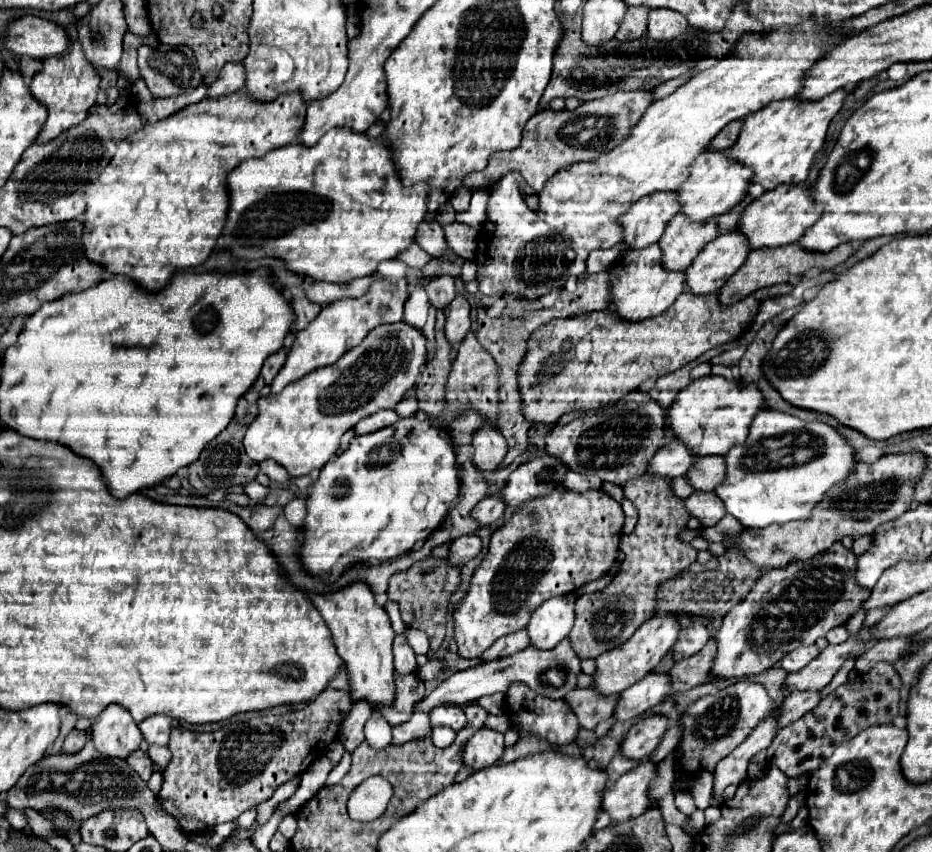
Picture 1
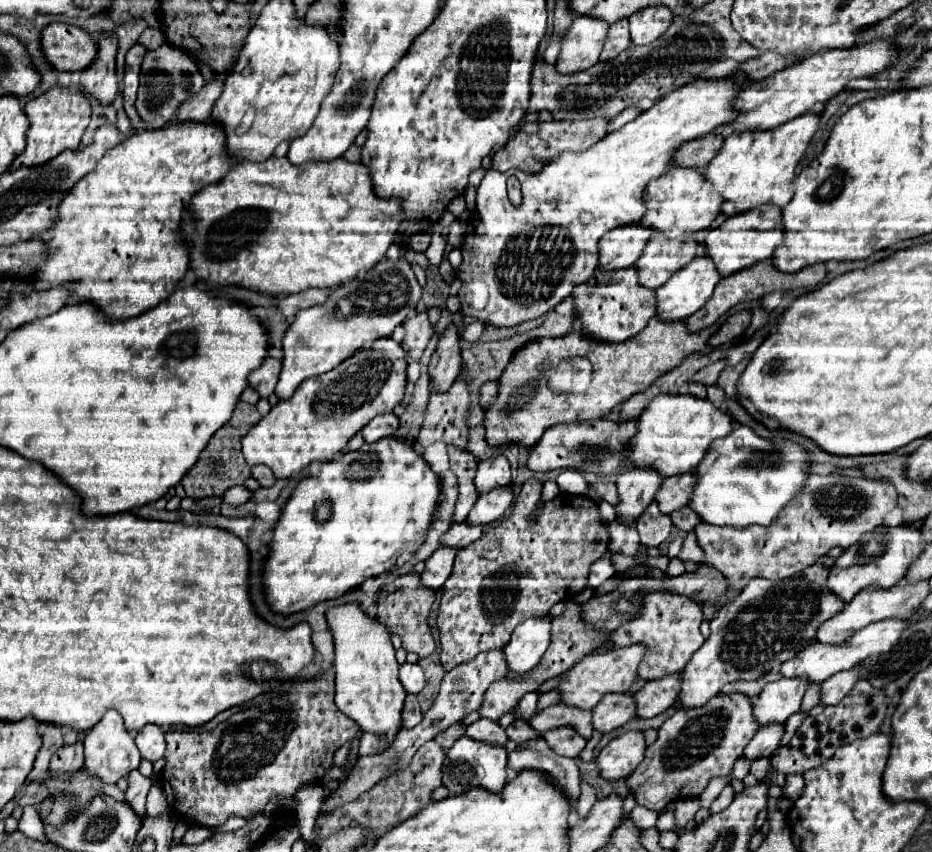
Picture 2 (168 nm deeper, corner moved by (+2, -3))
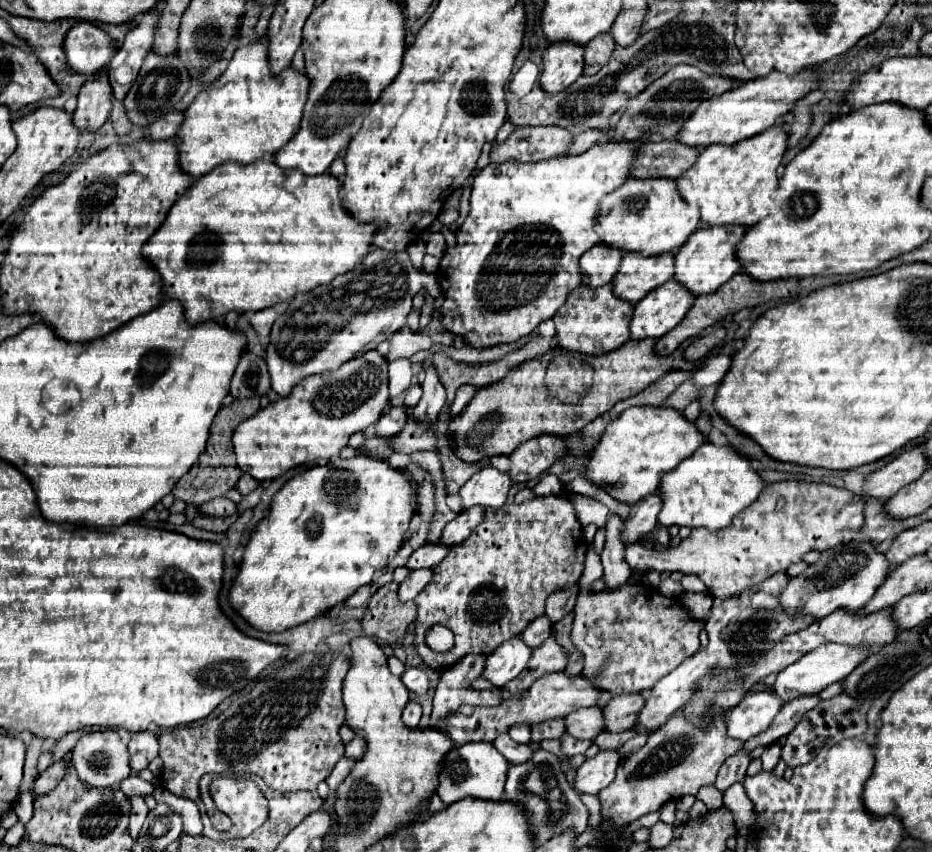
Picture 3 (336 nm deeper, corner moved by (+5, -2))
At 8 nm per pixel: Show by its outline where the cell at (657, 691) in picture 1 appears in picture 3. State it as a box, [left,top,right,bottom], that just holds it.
[565,706,603,740]

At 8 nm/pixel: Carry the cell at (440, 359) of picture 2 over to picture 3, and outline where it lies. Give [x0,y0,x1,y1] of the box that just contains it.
[413,366,445,424]

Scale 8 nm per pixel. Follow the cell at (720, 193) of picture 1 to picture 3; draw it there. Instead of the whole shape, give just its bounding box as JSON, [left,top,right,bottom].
[595,178,699,256]

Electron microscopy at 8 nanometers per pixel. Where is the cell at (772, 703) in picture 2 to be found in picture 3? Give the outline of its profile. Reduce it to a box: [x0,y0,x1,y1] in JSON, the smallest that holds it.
[725,692,781,742]

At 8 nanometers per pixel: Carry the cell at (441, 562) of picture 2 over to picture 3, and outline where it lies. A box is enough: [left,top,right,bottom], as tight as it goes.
[399,570,433,602]

